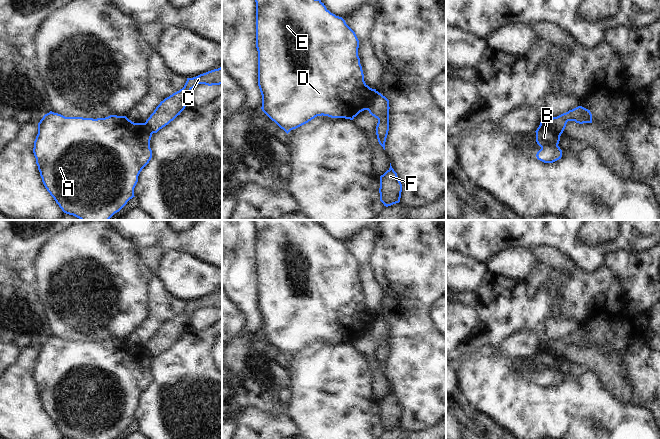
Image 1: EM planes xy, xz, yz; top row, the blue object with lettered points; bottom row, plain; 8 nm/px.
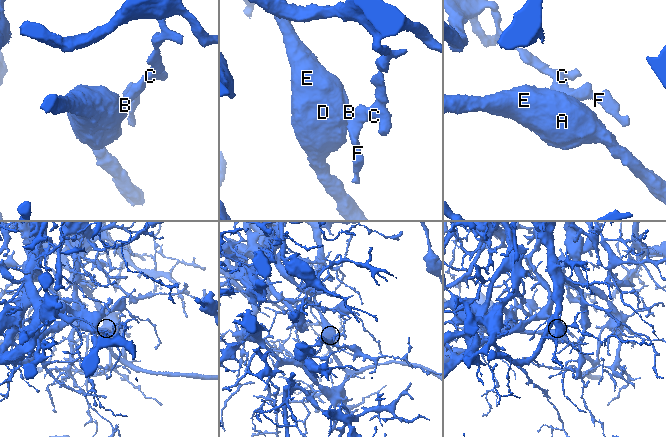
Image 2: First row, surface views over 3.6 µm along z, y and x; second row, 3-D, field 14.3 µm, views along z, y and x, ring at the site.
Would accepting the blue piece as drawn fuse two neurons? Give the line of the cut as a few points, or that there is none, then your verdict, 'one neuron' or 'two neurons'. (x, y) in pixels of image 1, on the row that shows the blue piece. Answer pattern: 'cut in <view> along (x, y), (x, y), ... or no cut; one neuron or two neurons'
cut in yz along (540, 124), (552, 126), (561, 133); two neurons

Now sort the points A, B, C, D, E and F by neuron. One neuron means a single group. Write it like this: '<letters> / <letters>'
A B D E / C F

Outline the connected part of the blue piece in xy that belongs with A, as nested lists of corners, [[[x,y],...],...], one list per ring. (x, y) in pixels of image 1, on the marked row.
[[[50,111],[38,123],[33,153],[45,188],[64,213],[80,220],[109,220],[135,197],[138,176],[152,158],[151,137],[146,123],[134,123],[126,116],[93,119],[65,117]]]

